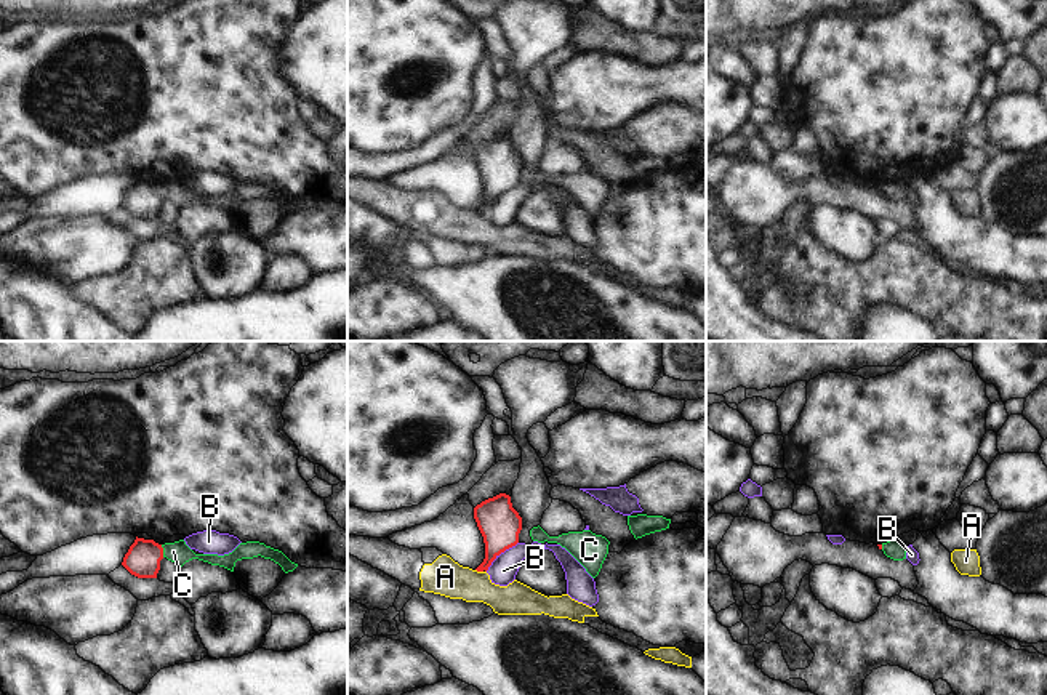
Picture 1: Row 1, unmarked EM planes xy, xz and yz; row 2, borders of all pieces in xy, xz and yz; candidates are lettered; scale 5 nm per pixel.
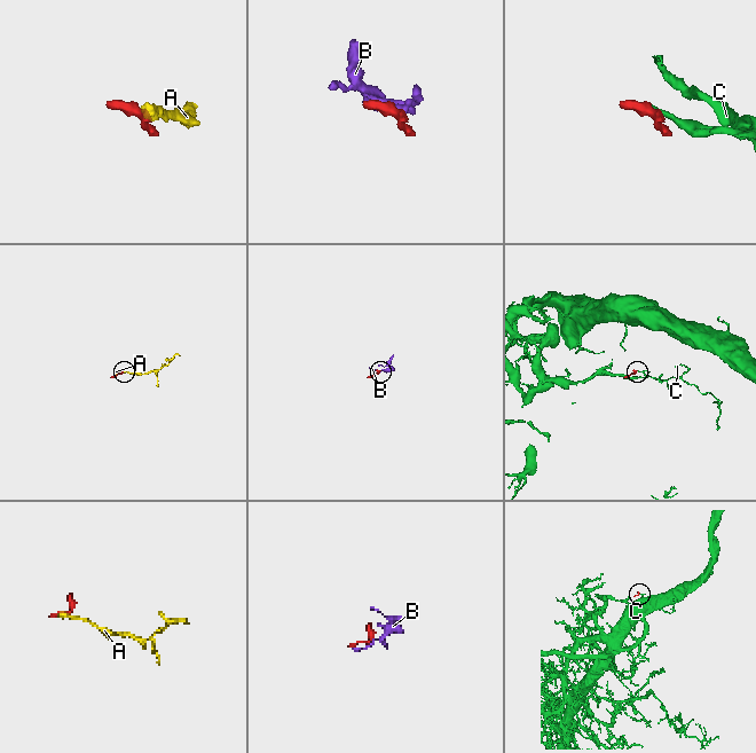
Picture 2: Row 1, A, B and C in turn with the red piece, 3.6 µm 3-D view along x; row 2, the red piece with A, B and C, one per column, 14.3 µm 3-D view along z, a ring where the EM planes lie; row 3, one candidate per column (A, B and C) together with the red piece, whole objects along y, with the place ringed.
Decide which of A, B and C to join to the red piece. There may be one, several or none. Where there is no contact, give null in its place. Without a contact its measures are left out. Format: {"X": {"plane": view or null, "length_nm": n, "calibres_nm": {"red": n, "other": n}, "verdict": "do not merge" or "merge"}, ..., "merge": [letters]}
{"A": {"plane": "xz", "length_nm": 40, "calibres_nm": {"red": 200, "other": 190}, "verdict": "do not merge"}, "B": {"plane": "xz", "length_nm": 220, "calibres_nm": {"red": 220, "other": 140}, "verdict": "do not merge"}, "C": {"plane": "xy", "length_nm": 70, "calibres_nm": {"red": 180, "other": 110}, "verdict": "merge"}, "merge": ["C"]}

